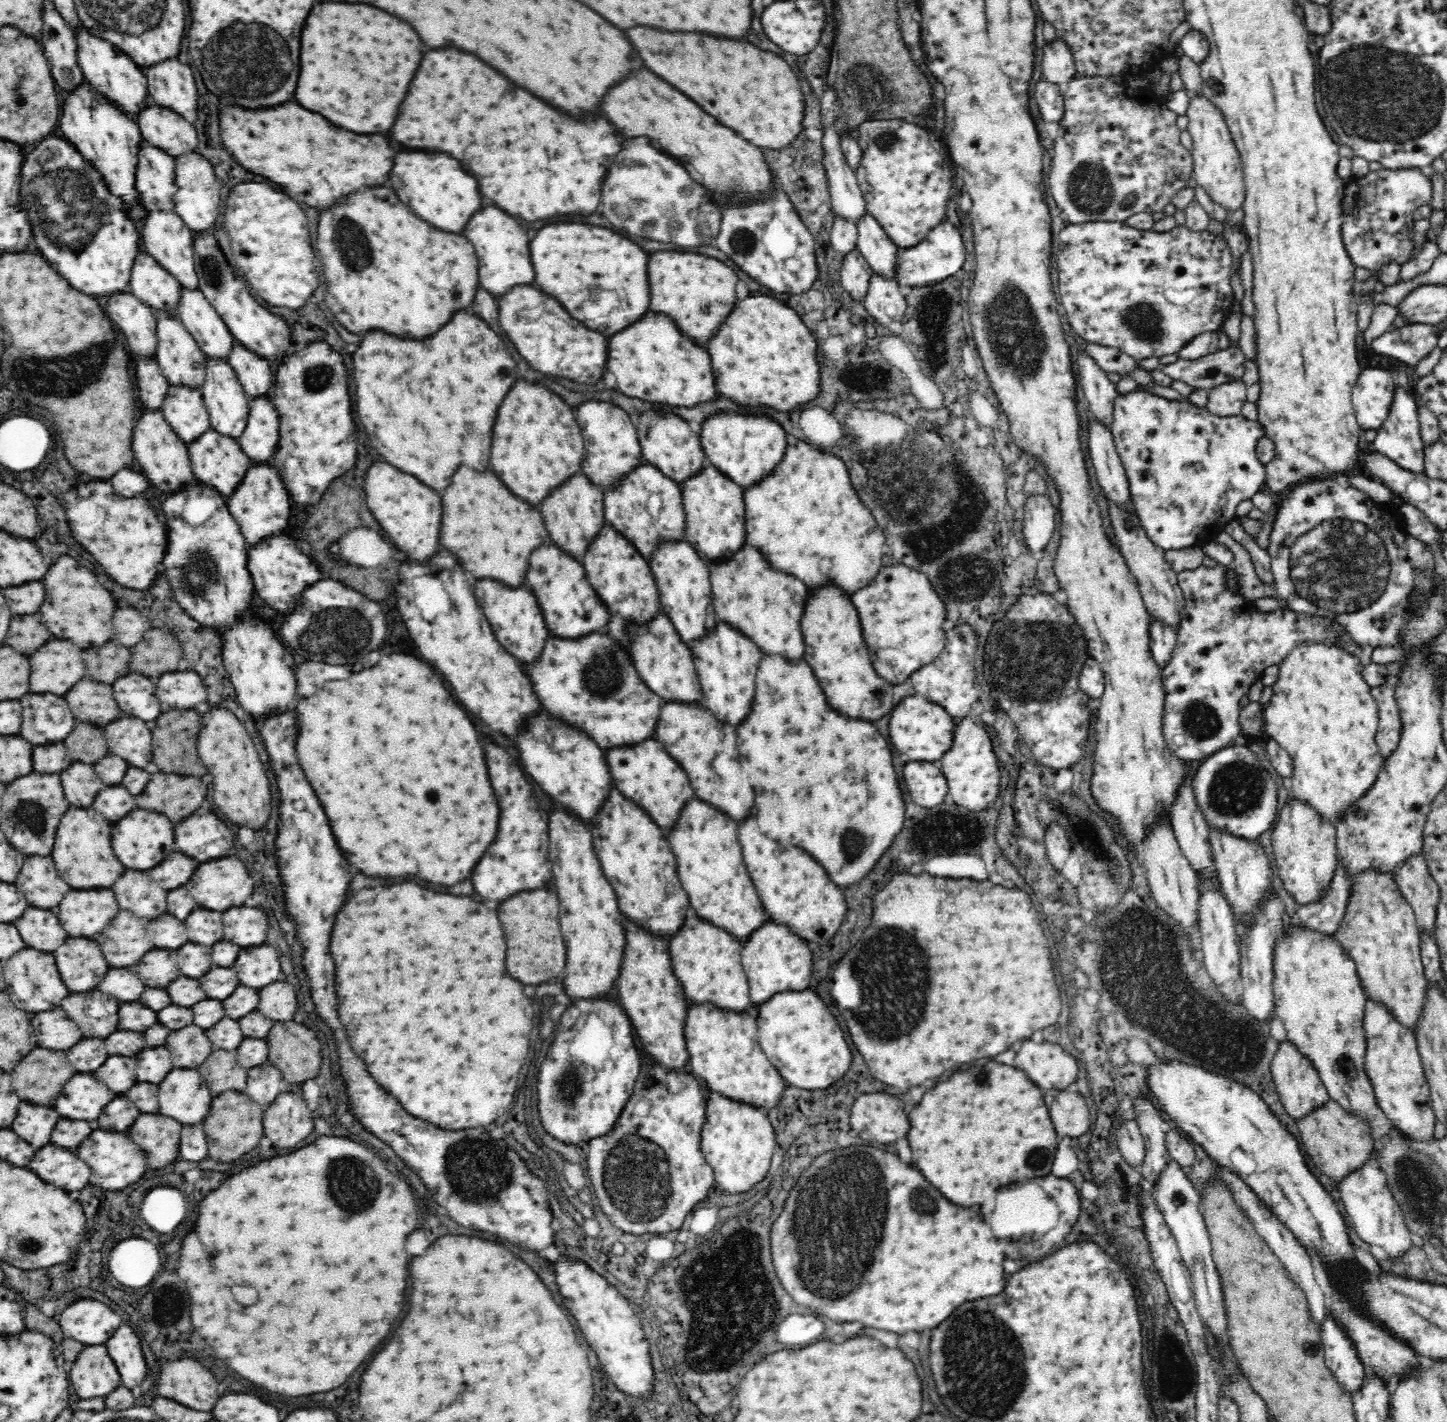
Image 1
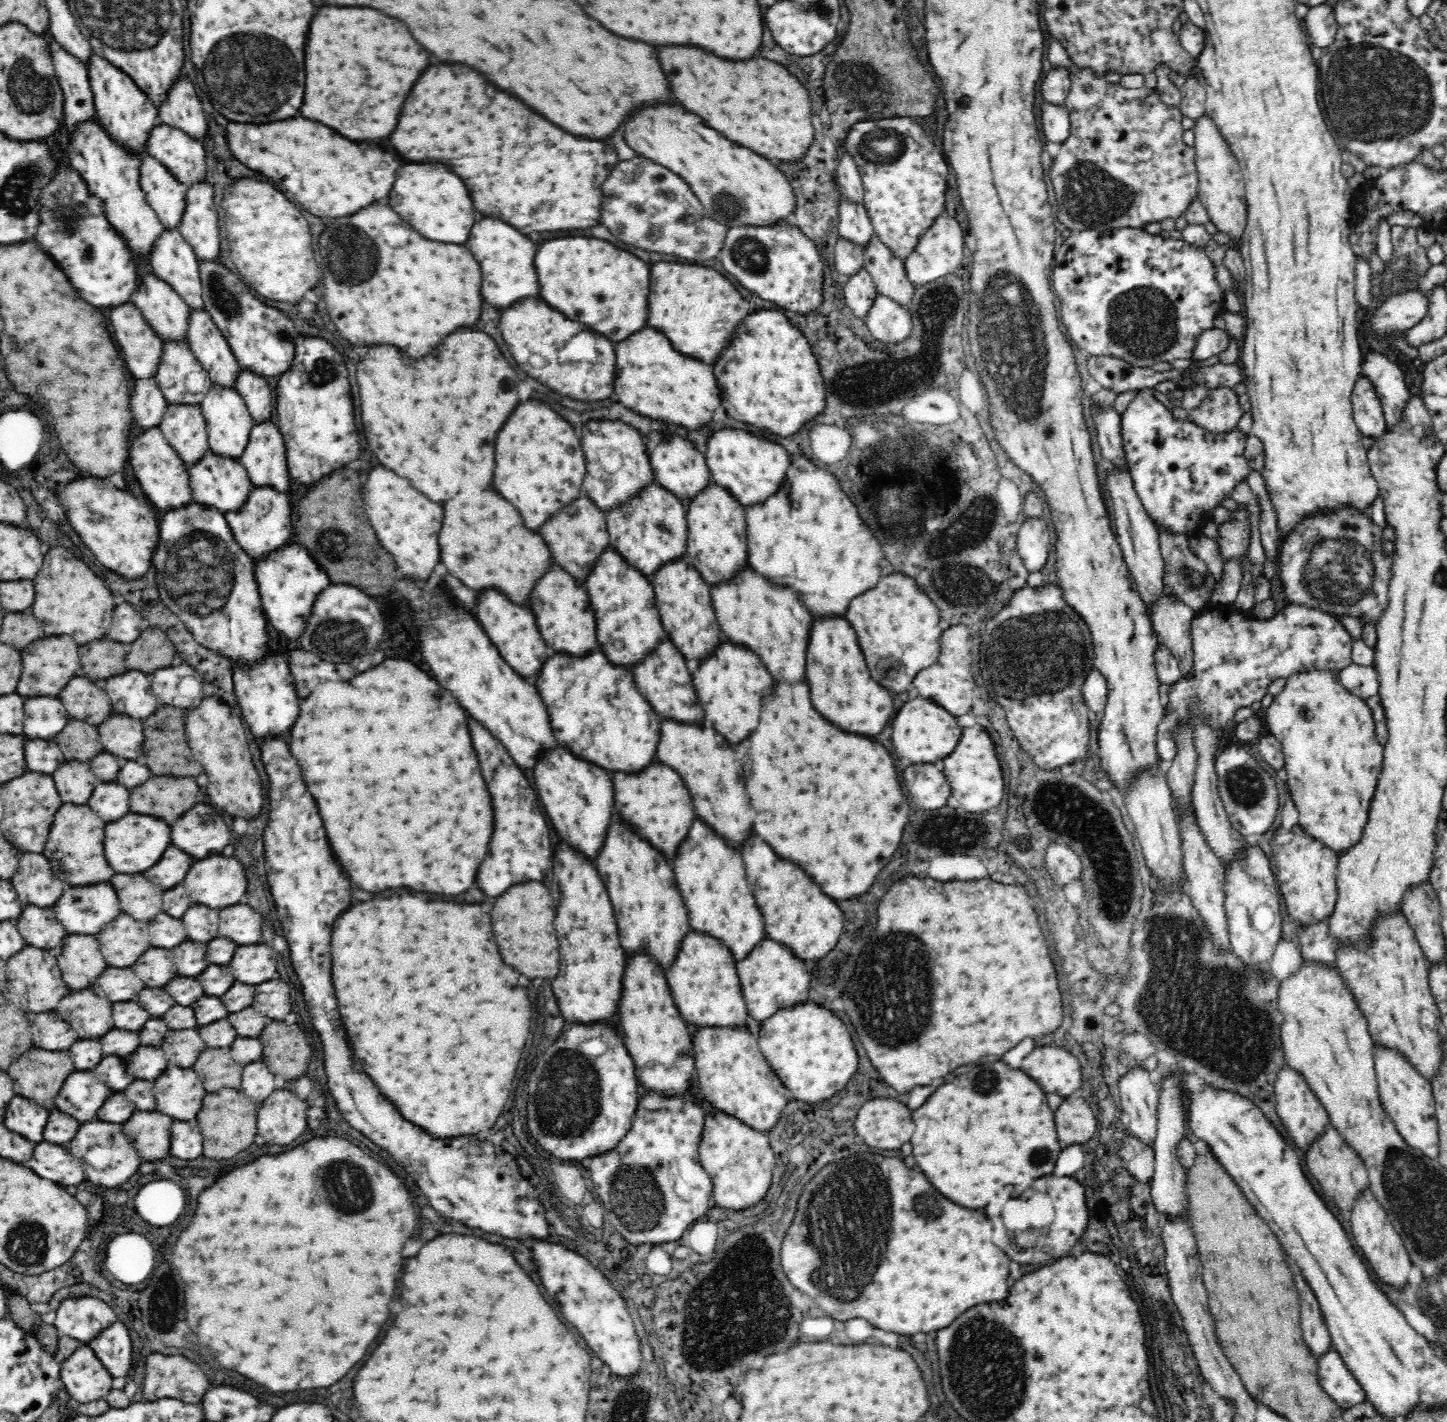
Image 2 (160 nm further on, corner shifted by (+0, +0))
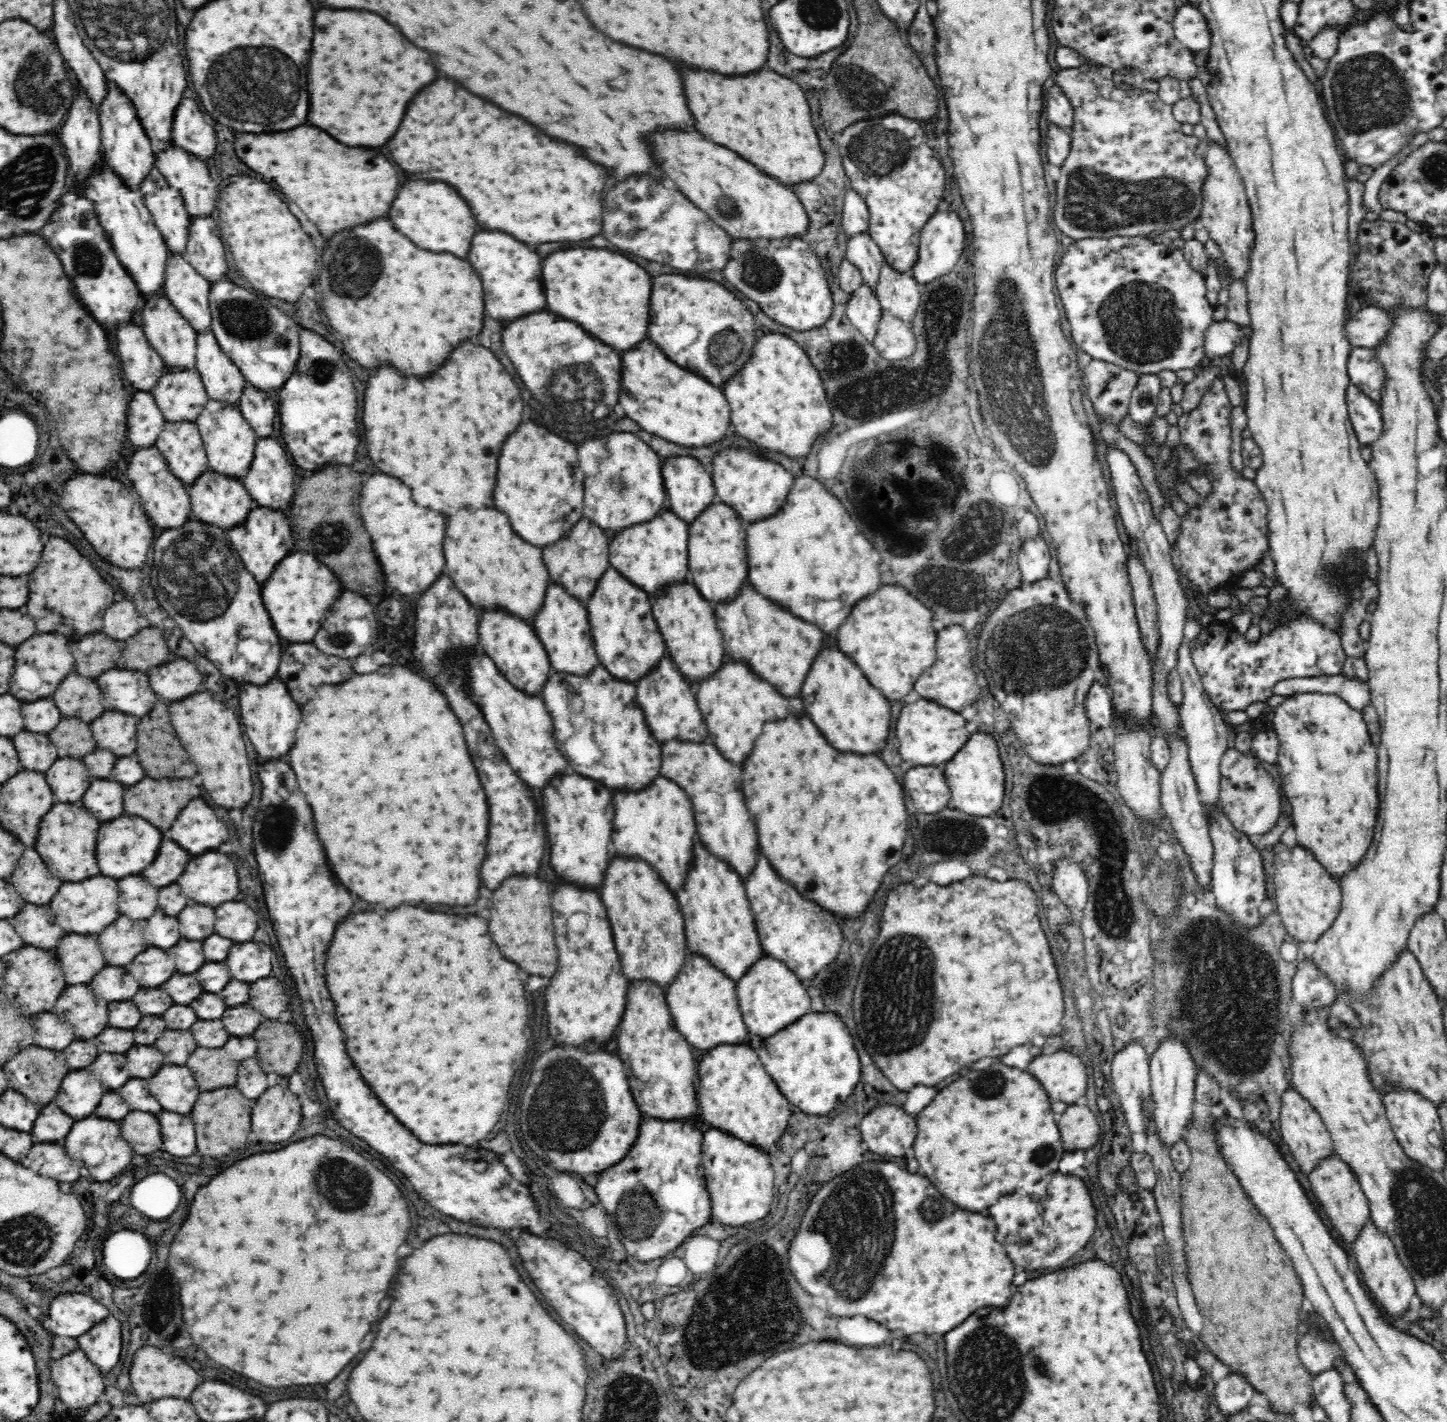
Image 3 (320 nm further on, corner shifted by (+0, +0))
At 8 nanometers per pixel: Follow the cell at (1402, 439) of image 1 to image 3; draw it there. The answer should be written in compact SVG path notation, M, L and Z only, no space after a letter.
M1353 347L1346 360L1346 372L1351 384L1372 400L1380 401L1385 386L1385 373L1375 350Z

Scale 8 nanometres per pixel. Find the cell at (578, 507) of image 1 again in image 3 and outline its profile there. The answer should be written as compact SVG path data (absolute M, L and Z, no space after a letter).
M583 516L568 536L562 537L542 550L550 583L564 587L566 593L576 597L580 602L588 602L598 586L599 579L611 566L609 563L610 539L606 532Z

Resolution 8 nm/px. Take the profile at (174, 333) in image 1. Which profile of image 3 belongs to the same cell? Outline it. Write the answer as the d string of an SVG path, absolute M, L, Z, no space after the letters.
M167 370L151 390L165 423L196 422L209 401L198 371Z

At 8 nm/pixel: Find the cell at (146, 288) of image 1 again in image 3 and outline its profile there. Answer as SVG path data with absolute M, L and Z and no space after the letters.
M154 297L144 302L142 318L144 318L143 331L147 337L147 342L160 355L162 363L167 370L173 371L194 371L196 364L196 331L190 327L190 324L180 315L174 305L170 303L168 297Z

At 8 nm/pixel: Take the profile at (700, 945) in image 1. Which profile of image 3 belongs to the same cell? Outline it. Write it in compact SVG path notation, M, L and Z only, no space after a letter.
M698 953L686 956L680 974L668 985L668 990L664 989L674 1025L698 1058L720 1045L742 1045L748 1042L748 1031L740 1012L736 990L737 983Z

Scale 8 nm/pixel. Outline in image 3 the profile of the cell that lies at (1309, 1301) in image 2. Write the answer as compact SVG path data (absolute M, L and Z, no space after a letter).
M1317 1334L1301 1336L1297 1342L1298 1357L1302 1367L1312 1376L1330 1370L1334 1366L1335 1350L1325 1338Z

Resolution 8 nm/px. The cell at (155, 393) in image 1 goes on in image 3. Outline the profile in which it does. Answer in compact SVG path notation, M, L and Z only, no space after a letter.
M136 392L128 406L128 442L132 450L154 445L164 425L162 411L158 409L153 394Z

